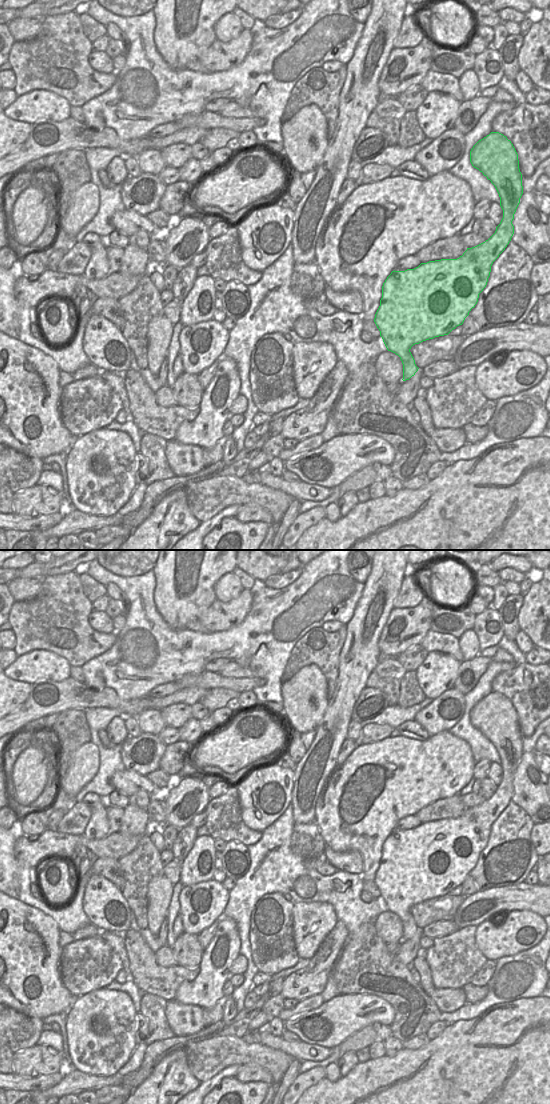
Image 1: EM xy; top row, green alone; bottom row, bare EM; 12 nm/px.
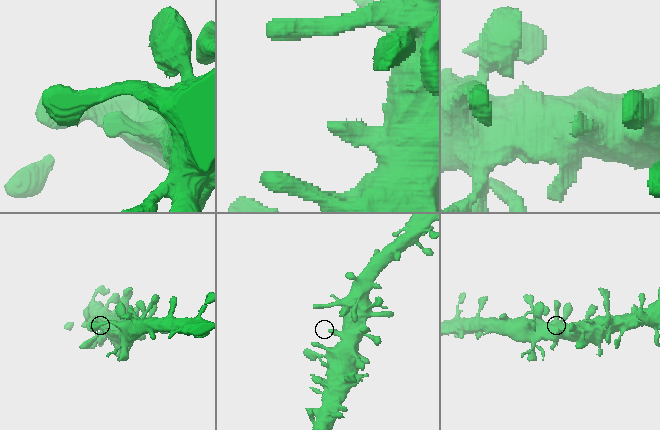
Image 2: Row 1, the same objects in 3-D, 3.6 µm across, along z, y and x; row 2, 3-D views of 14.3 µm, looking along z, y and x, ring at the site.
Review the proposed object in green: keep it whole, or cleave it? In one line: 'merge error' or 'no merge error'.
no merge error

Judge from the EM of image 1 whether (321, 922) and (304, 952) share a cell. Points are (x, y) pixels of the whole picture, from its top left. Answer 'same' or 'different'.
same

